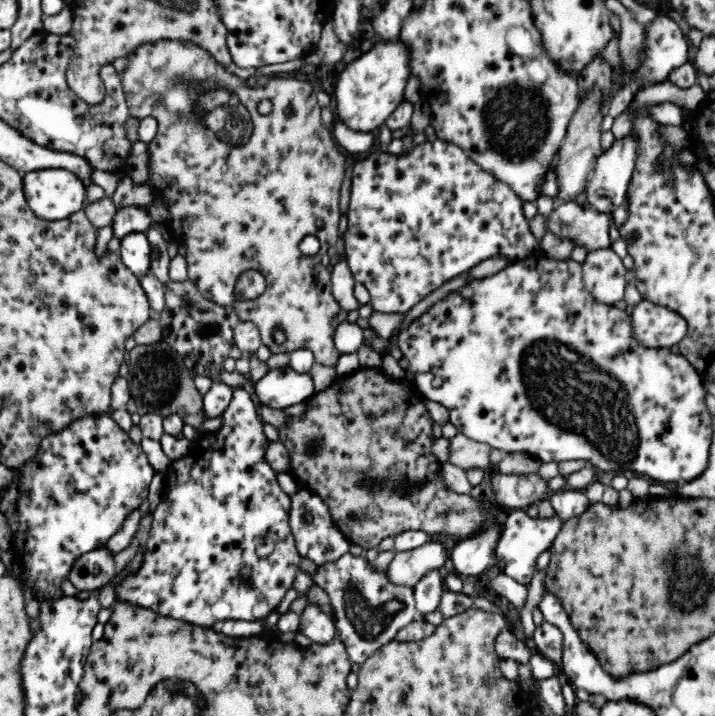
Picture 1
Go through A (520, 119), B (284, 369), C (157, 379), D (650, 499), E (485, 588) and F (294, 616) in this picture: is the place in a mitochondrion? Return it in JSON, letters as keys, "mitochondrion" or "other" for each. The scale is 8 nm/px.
{"A":"mitochondrion","B":"other","C":"mitochondrion","D":"other","E":"other","F":"other"}

